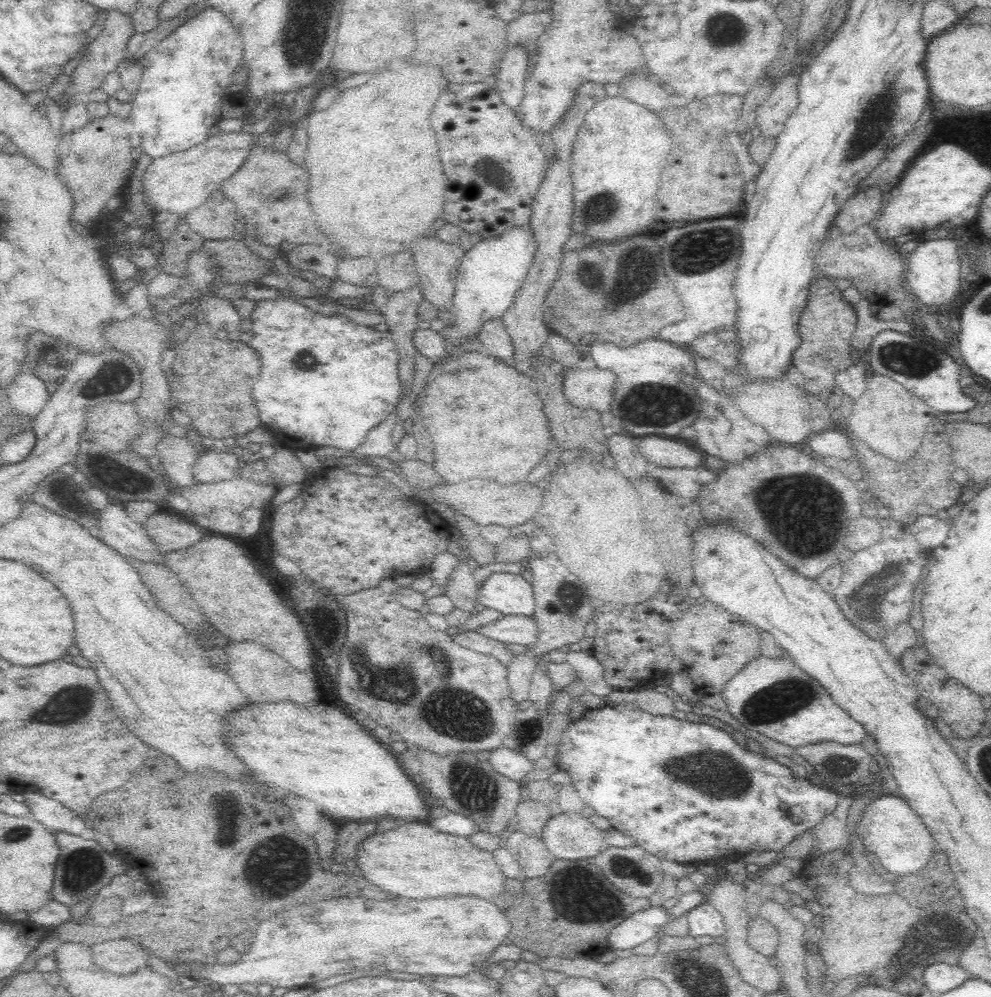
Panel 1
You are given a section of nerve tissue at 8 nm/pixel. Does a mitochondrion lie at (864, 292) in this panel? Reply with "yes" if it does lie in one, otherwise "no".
no

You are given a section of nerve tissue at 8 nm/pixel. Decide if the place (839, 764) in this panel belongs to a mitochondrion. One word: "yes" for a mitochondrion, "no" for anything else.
yes

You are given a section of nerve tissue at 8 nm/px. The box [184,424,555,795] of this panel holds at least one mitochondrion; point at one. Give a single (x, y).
(466, 716)

